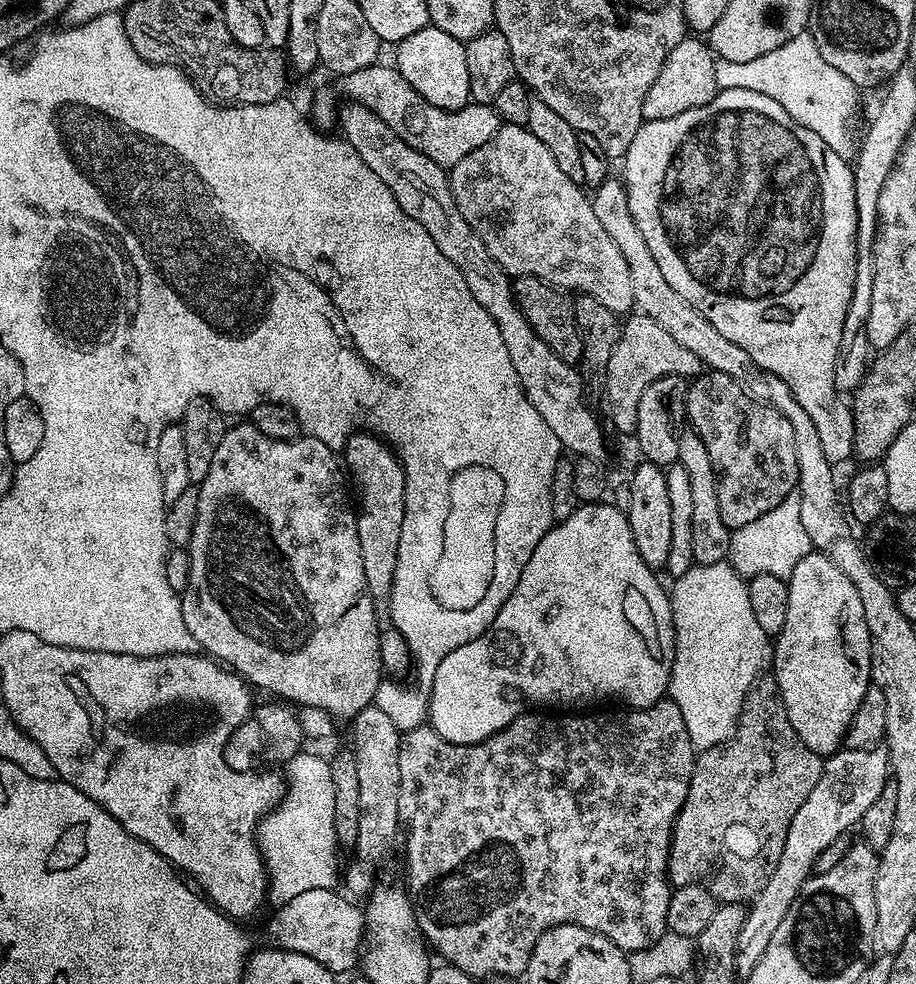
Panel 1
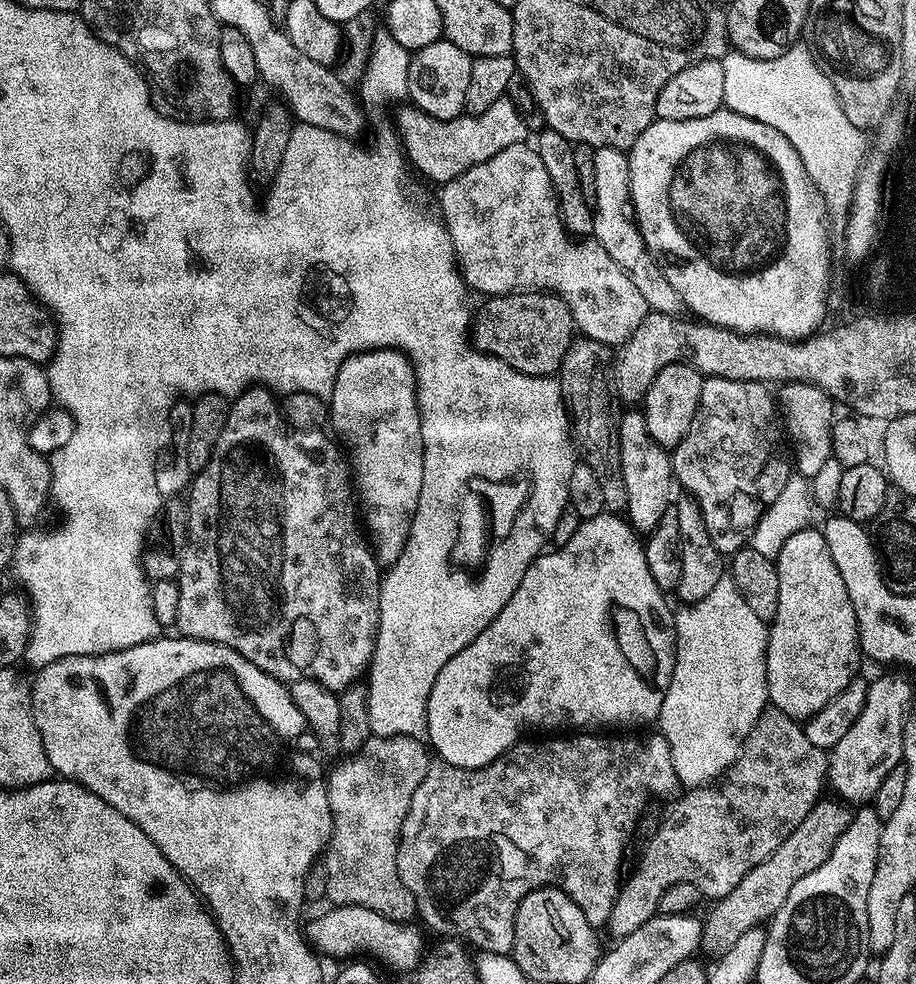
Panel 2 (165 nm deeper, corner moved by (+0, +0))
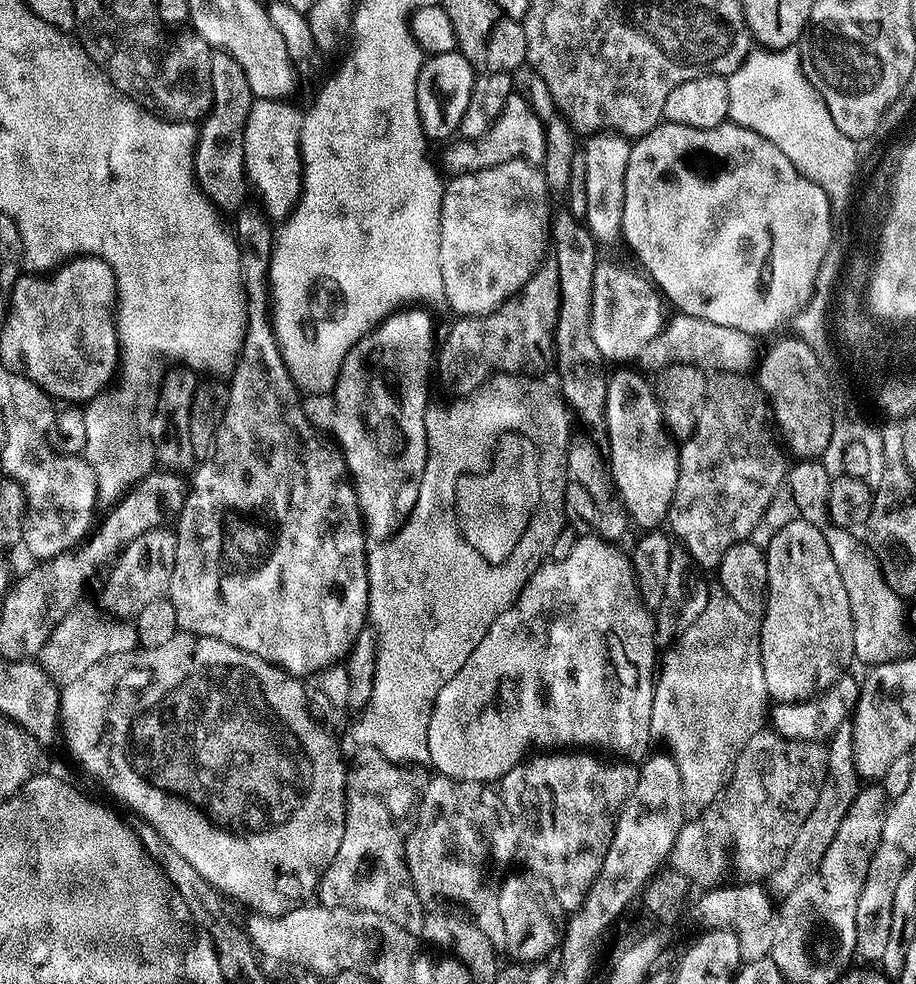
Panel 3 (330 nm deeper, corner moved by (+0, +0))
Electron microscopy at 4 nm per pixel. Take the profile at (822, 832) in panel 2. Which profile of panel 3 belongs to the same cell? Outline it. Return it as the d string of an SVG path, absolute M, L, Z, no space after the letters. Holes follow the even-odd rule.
M851 723L838 726L838 730L834 730L834 734L826 742L826 747L826 778L822 782L822 790L818 790L818 802L814 802L814 810L810 810L806 822L802 822L798 829L790 850L786 850L786 858L782 858L782 862L766 878L767 891L773 897L789 896L794 890L798 890L798 886L802 886L802 882L806 882L806 878L816 873L818 866L822 866L822 858L826 858L826 850L830 850L830 842L834 842L850 811L850 805L860 793L862 781L854 766L854 734Z

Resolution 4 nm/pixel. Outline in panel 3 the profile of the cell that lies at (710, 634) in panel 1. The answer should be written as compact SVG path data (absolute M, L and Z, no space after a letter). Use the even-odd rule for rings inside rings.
M712 590L708 593L706 610L698 614L698 619L694 621L694 626L690 626L677 640L663 653L662 663L658 668L656 677L656 693L652 699L652 730L651 735L660 740L665 740L667 751L674 758L678 766L678 774L682 778L683 802L685 811L692 814L704 812L716 800L716 797L723 792L723 788L728 783L728 777L732 771L732 765L735 764L738 754L746 746L746 742L758 731L762 716L770 706L770 697L766 690L766 678L762 674L762 654L760 653L760 625L757 617L746 614L740 606L735 605L733 601L722 591Z

